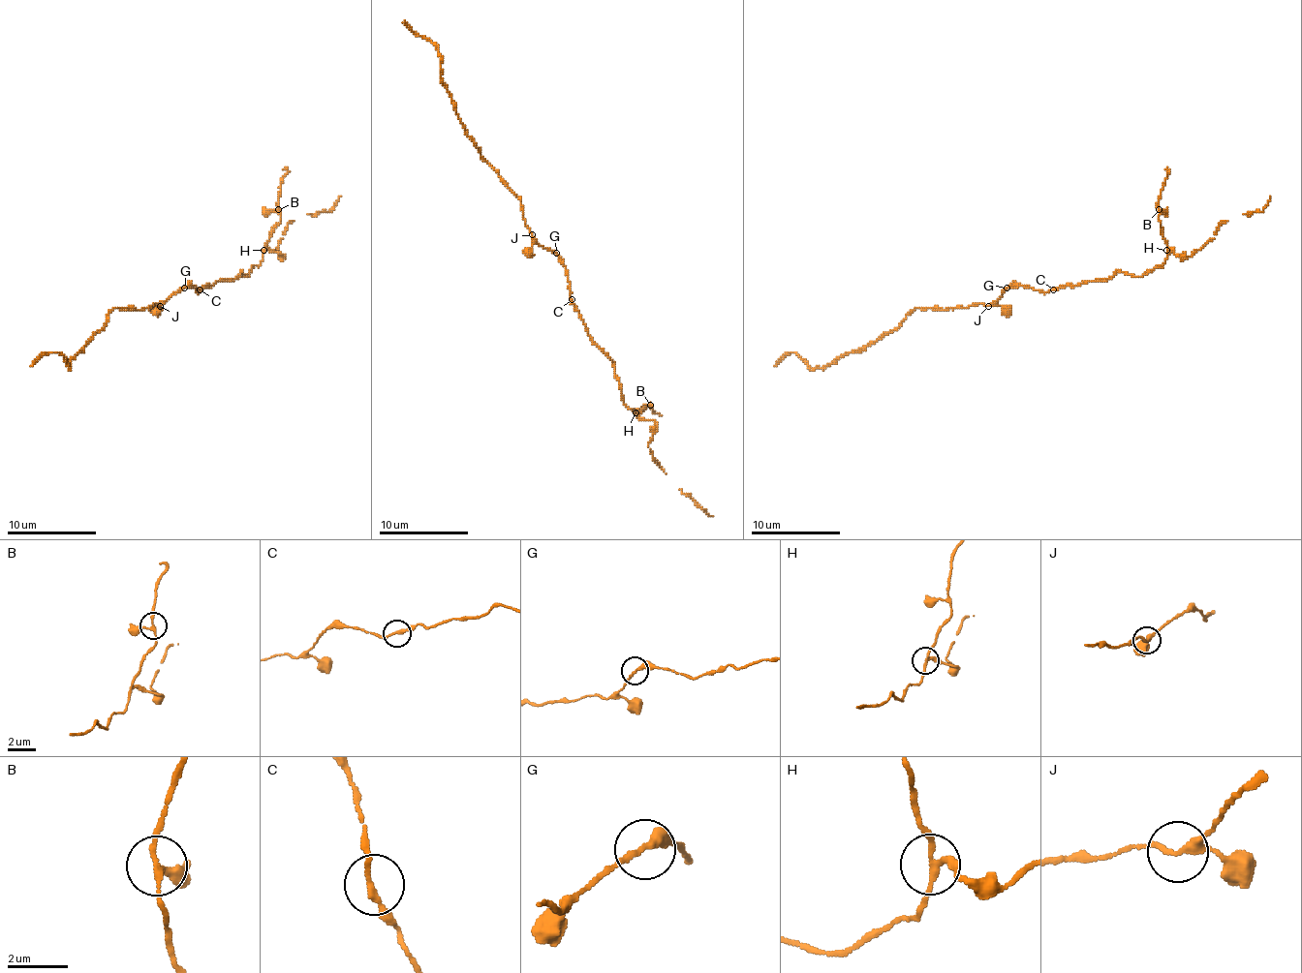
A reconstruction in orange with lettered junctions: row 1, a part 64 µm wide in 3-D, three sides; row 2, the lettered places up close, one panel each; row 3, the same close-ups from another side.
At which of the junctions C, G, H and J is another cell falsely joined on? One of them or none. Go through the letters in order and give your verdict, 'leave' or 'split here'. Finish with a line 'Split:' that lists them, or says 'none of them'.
C: leave
G: leave
H: split here
J: leave
Split: H

